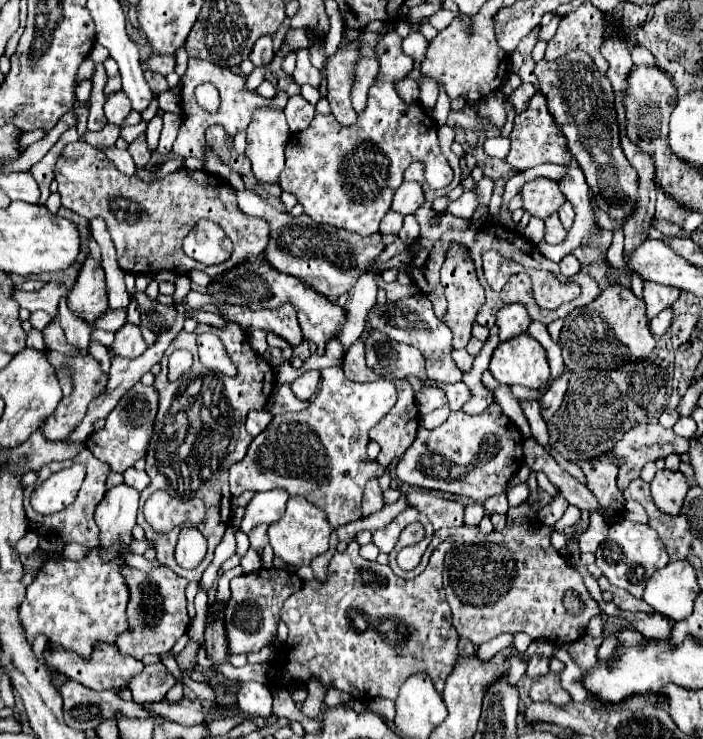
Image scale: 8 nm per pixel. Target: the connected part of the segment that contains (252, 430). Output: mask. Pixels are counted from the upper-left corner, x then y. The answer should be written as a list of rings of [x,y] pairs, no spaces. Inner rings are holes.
[[[251,410],[247,414],[247,432],[251,436],[257,436],[259,432],[263,432],[267,428],[267,424],[271,422],[271,414],[265,412],[265,410]]]

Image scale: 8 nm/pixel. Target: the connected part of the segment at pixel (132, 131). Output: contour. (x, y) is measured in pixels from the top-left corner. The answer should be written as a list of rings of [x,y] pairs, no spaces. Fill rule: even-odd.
[[[139,122],[139,124],[134,126],[125,126],[125,128],[121,130],[121,138],[123,138],[125,142],[131,143],[131,140],[135,140],[139,134],[145,132],[145,128],[147,128],[145,122]]]

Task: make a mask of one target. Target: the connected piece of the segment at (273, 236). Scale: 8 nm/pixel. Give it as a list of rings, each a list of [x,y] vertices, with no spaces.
[[[235,190],[239,210],[243,210],[247,216],[263,218],[269,224],[269,244],[263,252],[263,258],[279,272],[295,276],[303,280],[309,288],[323,294],[329,300],[335,300],[339,294],[349,292],[357,278],[369,270],[373,260],[385,250],[385,244],[381,240],[381,234],[375,236],[359,236],[351,232],[343,232],[339,228],[323,226],[313,222],[307,214],[301,214],[293,218],[287,212],[279,212],[267,202],[263,202],[257,194],[249,190]]]

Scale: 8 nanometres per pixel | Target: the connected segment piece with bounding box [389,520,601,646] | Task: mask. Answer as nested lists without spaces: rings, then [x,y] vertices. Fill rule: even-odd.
[[[537,520],[529,522],[529,524],[521,524],[521,526],[505,526],[501,532],[493,530],[491,534],[481,534],[479,526],[459,526],[459,528],[441,528],[435,531],[434,536],[421,558],[421,562],[412,571],[405,572],[401,570],[397,564],[396,556],[402,546],[404,533],[410,533],[412,526],[408,526],[402,533],[395,547],[389,554],[389,566],[393,572],[404,579],[412,579],[424,571],[428,561],[428,551],[435,550],[443,540],[447,540],[449,536],[455,539],[457,548],[453,548],[453,570],[447,570],[447,576],[443,576],[443,588],[447,592],[447,602],[451,606],[453,612],[453,626],[457,630],[459,636],[469,638],[475,646],[503,634],[517,634],[517,632],[525,632],[529,634],[533,640],[553,640],[555,644],[571,644],[575,640],[579,640],[585,634],[587,622],[591,616],[601,614],[599,604],[591,598],[591,594],[587,592],[581,574],[551,546],[551,532],[553,526],[541,524]],[[567,590],[577,592],[577,596],[583,602],[583,608],[579,614],[571,614],[565,610],[563,606],[563,596]]]

